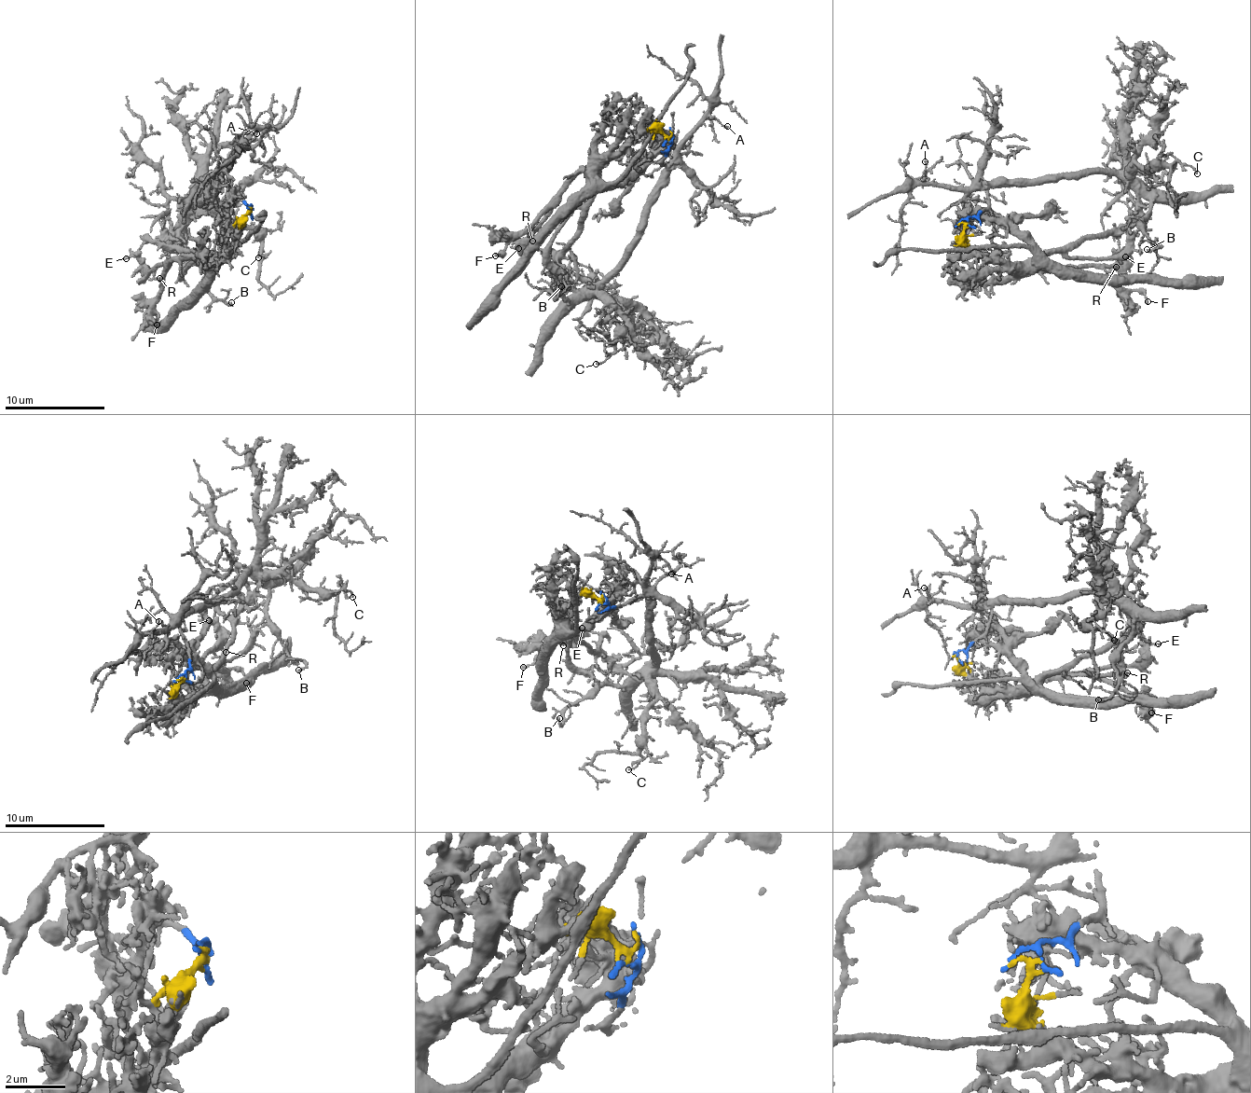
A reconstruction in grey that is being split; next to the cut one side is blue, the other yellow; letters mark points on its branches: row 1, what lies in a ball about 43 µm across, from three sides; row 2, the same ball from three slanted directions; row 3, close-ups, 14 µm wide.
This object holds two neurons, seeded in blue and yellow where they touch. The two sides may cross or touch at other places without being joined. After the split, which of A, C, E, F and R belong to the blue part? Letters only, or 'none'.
A, C

